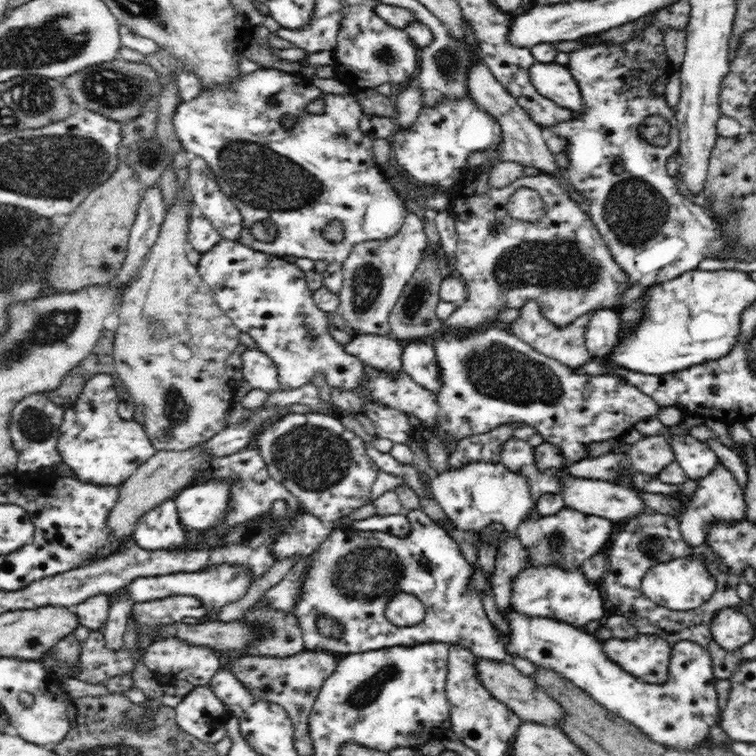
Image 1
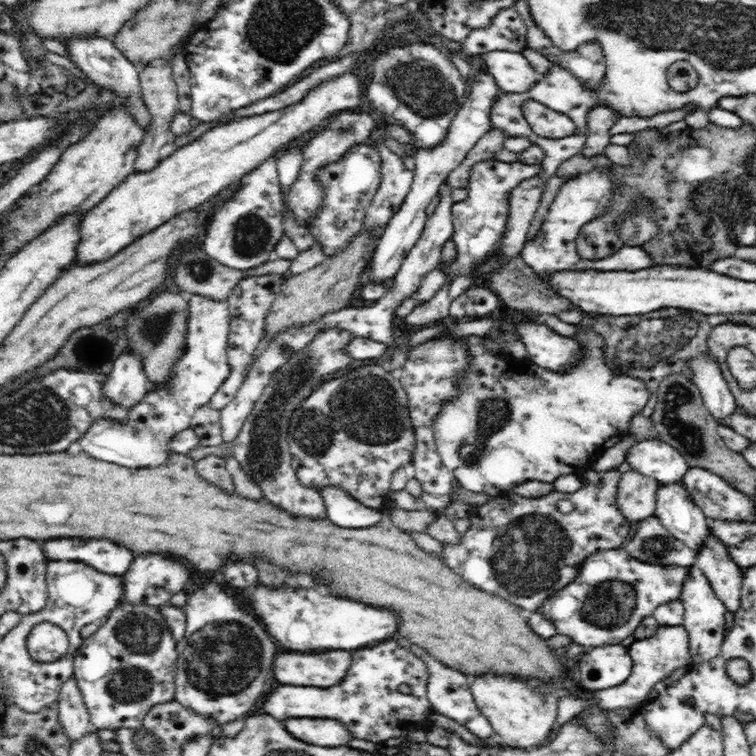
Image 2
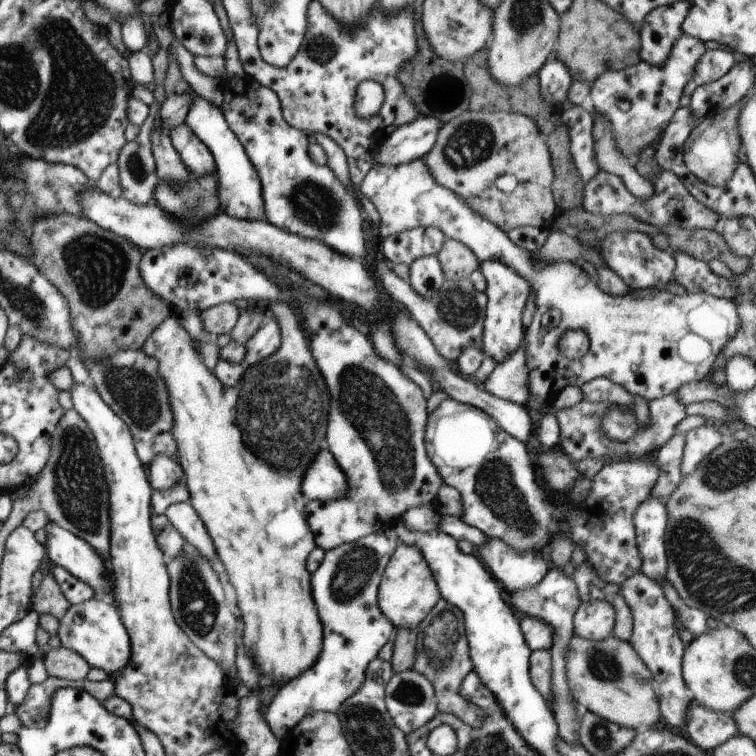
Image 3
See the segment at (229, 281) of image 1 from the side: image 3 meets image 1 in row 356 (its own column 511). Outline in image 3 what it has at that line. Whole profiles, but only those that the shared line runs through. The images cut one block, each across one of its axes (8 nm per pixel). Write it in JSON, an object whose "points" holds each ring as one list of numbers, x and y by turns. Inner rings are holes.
{"points":[[483,262,479,268,485,276,485,296,487,296,487,308,481,318,481,344,485,356,489,356,493,362,501,364,507,358,511,358,525,340,525,328,521,326,521,312,525,306,525,300,529,296,527,282,515,272,509,270,503,262]]}

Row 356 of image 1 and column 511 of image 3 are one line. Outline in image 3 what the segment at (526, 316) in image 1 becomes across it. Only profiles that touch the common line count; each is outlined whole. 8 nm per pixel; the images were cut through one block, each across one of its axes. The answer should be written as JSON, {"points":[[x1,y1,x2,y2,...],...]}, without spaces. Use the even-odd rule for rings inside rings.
{"points":[[489,538,481,548,477,548,475,556,479,556,481,564,507,594,539,586,551,566,547,558,541,558,539,554,517,556,505,542]]}

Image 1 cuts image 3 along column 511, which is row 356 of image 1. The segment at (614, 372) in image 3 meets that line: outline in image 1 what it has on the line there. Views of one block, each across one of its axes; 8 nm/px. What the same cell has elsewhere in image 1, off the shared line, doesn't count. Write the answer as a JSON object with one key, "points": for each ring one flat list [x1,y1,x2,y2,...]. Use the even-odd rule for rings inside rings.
{"points":[[246,348,242,352,242,372,252,390,262,390,272,396,282,390,282,384,278,380,278,368,272,358,262,350]]}

